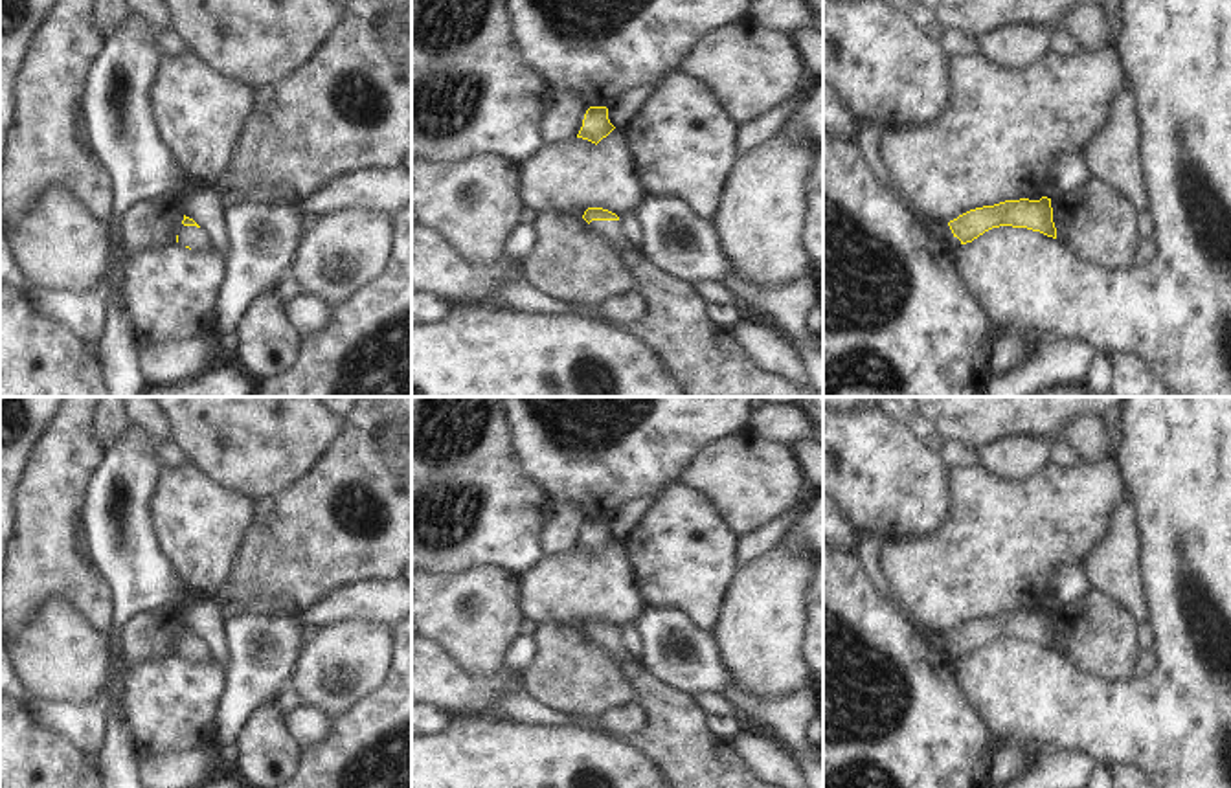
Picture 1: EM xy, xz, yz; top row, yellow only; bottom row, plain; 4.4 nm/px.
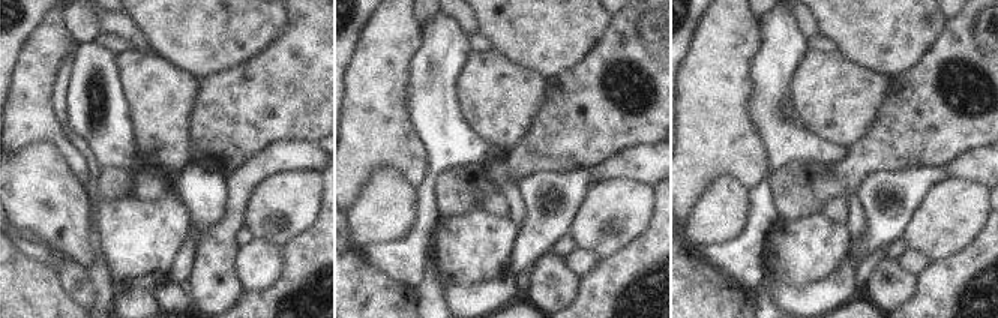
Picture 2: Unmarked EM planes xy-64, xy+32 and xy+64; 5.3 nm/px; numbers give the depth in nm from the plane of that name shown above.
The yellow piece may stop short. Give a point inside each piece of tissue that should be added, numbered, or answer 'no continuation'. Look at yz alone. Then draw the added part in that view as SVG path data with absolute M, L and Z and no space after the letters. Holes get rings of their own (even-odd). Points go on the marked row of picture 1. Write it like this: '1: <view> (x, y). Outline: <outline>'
no continuation

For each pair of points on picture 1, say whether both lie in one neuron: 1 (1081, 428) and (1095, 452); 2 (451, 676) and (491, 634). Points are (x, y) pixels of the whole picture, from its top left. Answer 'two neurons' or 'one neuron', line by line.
1: one neuron
2: two neurons

